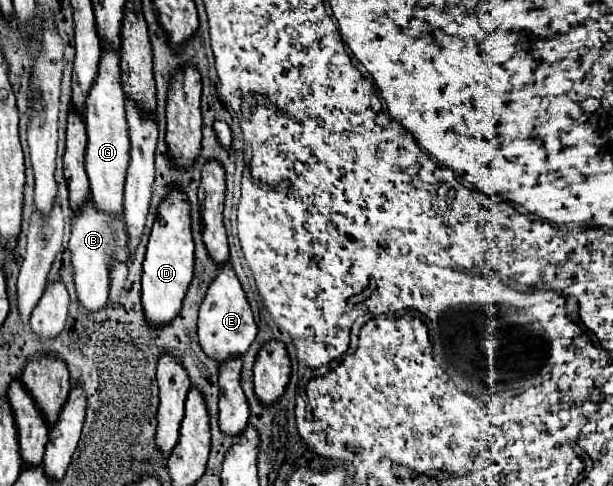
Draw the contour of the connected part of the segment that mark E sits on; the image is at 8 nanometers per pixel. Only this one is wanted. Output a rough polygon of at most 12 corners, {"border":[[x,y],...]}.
{"border":[[223,263],[199,309],[211,359],[243,355],[257,325],[231,265]]}

